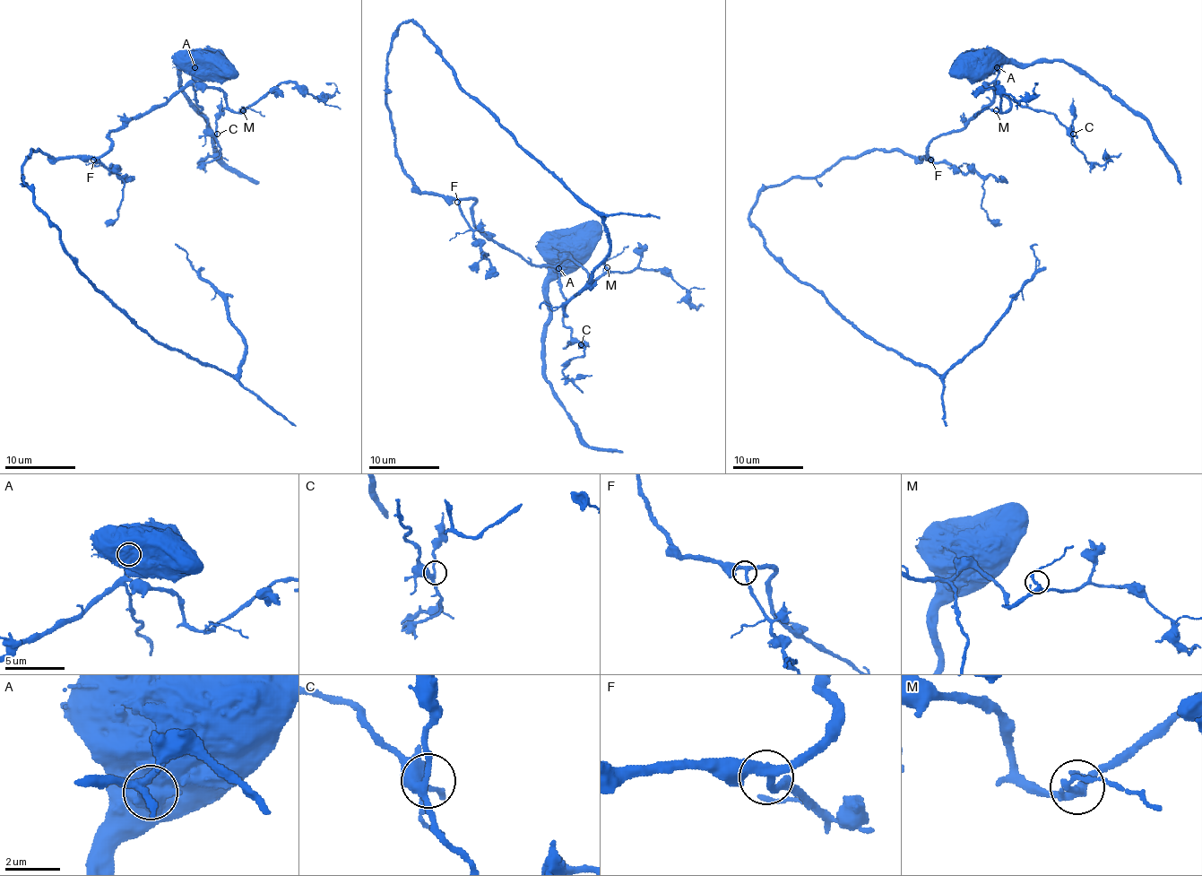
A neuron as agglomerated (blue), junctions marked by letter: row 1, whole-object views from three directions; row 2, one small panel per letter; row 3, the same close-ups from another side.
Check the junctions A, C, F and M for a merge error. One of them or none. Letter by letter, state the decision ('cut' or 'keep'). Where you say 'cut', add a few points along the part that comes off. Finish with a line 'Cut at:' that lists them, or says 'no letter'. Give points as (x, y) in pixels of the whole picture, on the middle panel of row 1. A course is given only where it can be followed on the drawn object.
A: cut | (557, 269), (406, 172), (387, 91), (403, 22), (598, 214), (609, 253), (540, 309)
C: keep
F: keep
M: keep
Cut at: A

